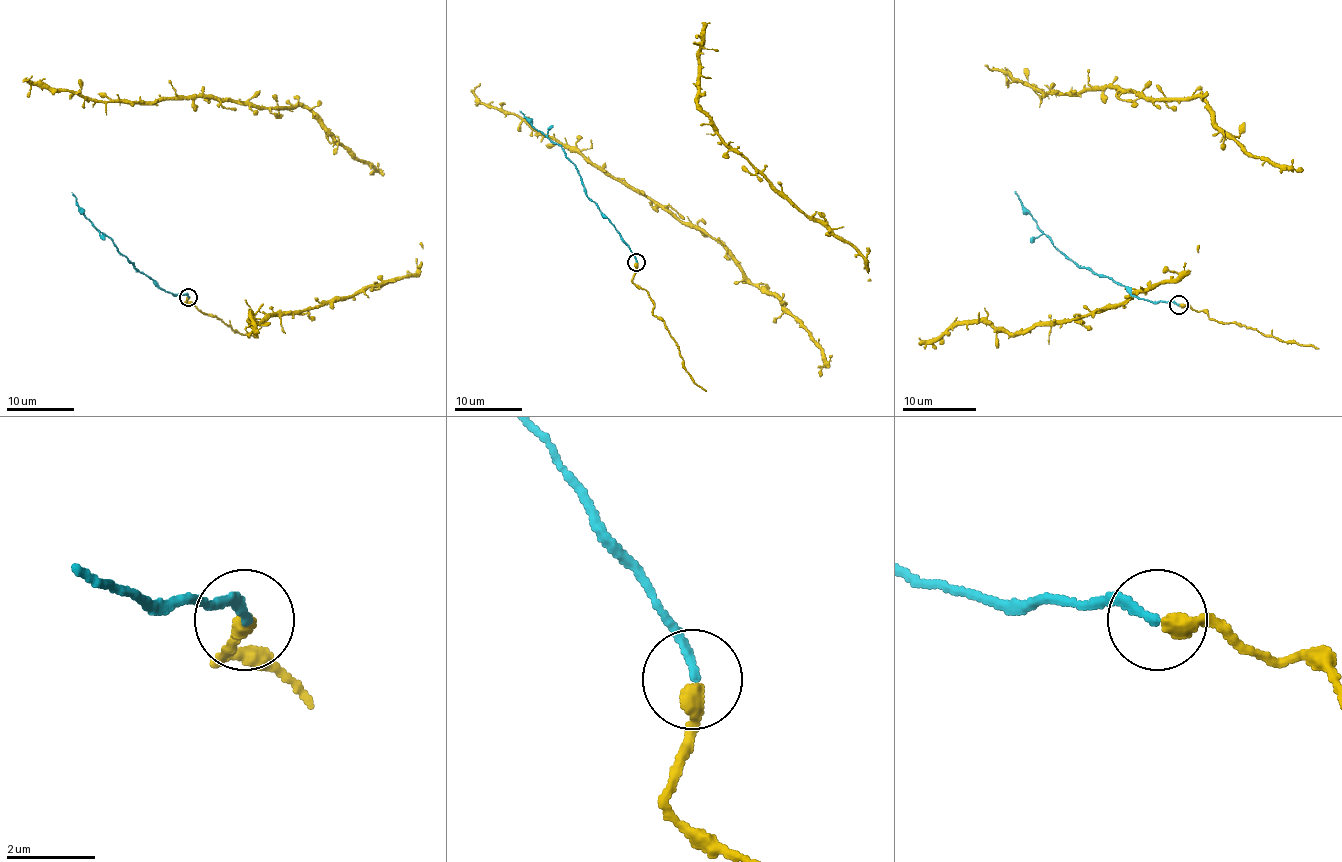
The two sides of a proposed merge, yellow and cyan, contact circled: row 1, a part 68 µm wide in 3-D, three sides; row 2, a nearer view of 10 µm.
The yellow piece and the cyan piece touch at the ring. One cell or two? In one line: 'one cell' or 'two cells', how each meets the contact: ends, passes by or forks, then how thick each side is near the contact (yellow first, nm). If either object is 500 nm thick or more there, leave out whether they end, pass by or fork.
one cell | yellow ends | cyan ends | 400/200 nm

